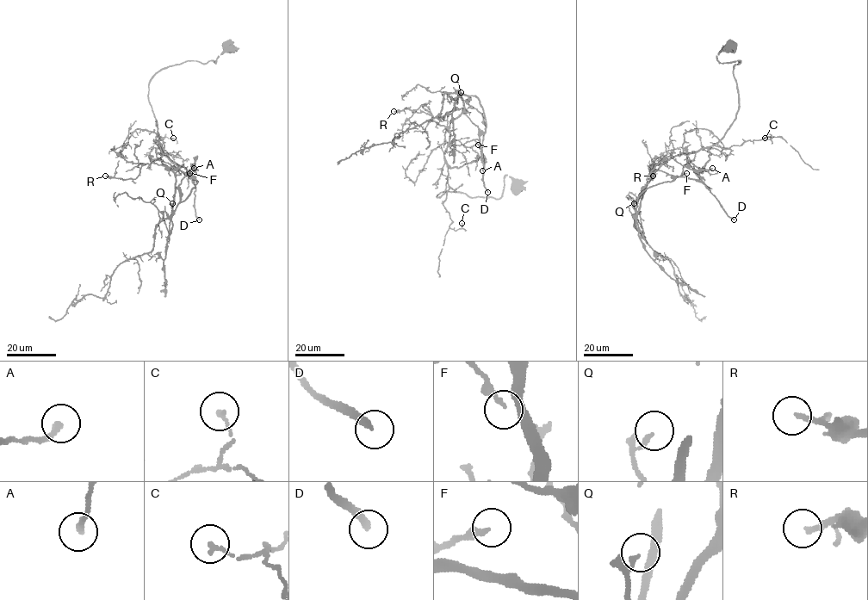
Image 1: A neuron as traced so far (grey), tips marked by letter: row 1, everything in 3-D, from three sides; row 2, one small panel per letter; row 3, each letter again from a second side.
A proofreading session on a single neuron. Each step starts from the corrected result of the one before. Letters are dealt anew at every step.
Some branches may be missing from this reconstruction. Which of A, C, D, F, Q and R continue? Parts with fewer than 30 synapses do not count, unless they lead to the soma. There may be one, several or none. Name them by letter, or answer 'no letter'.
D, R

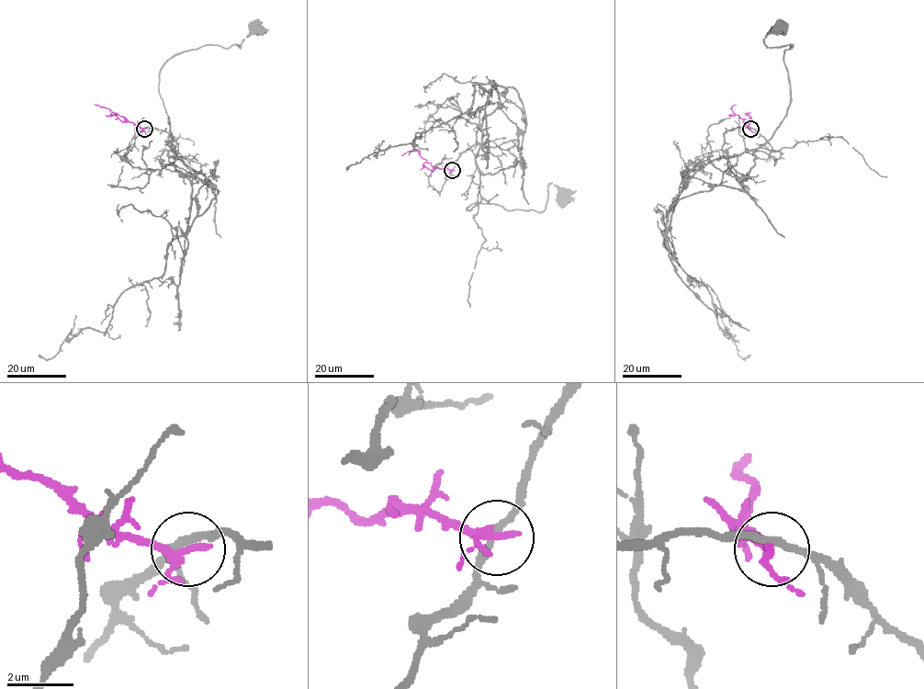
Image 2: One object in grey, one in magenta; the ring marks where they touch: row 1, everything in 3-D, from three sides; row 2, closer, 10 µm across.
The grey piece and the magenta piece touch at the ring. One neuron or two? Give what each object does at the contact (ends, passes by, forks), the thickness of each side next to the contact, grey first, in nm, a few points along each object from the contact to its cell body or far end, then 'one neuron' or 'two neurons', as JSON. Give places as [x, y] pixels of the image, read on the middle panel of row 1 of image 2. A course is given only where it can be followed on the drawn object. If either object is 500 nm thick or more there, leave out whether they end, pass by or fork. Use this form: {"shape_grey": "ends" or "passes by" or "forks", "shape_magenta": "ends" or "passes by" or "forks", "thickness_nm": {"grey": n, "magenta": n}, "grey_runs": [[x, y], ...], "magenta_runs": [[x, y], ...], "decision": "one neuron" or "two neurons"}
{"shape_grey": "passes by", "shape_magenta": "passes by", "thickness_nm": {"grey": 220, "magenta": 240}, "grey_runs": [[452, 170], [485, 141], [467, 209], [542, 211], [549, 184], [562, 199]], "magenta_runs": [[452, 170], [433, 167], [417, 151], [401, 155]], "decision": "two neurons"}

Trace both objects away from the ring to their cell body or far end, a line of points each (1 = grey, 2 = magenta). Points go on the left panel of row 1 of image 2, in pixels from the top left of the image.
1: (144, 128), (166, 131), (176, 153), (168, 154), (160, 68), (206, 45), (240, 48), (254, 28)
2: (144, 129), (130, 122), (122, 122), (109, 109), (94, 104)

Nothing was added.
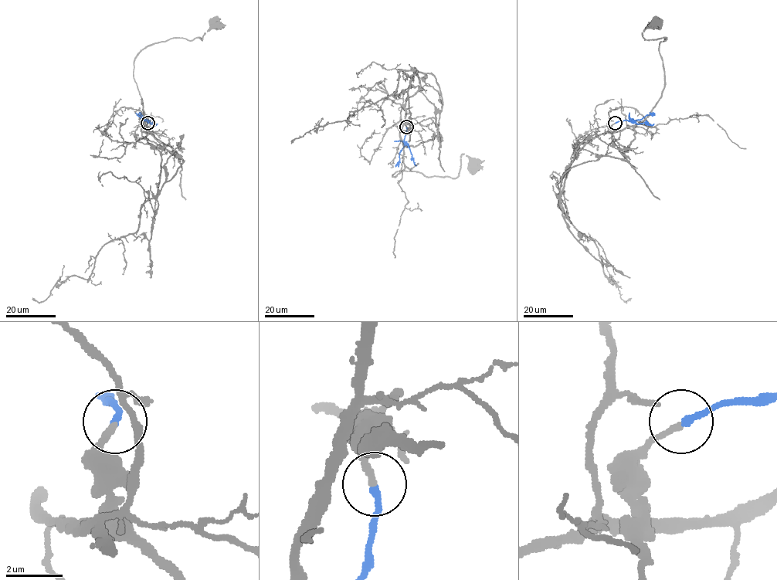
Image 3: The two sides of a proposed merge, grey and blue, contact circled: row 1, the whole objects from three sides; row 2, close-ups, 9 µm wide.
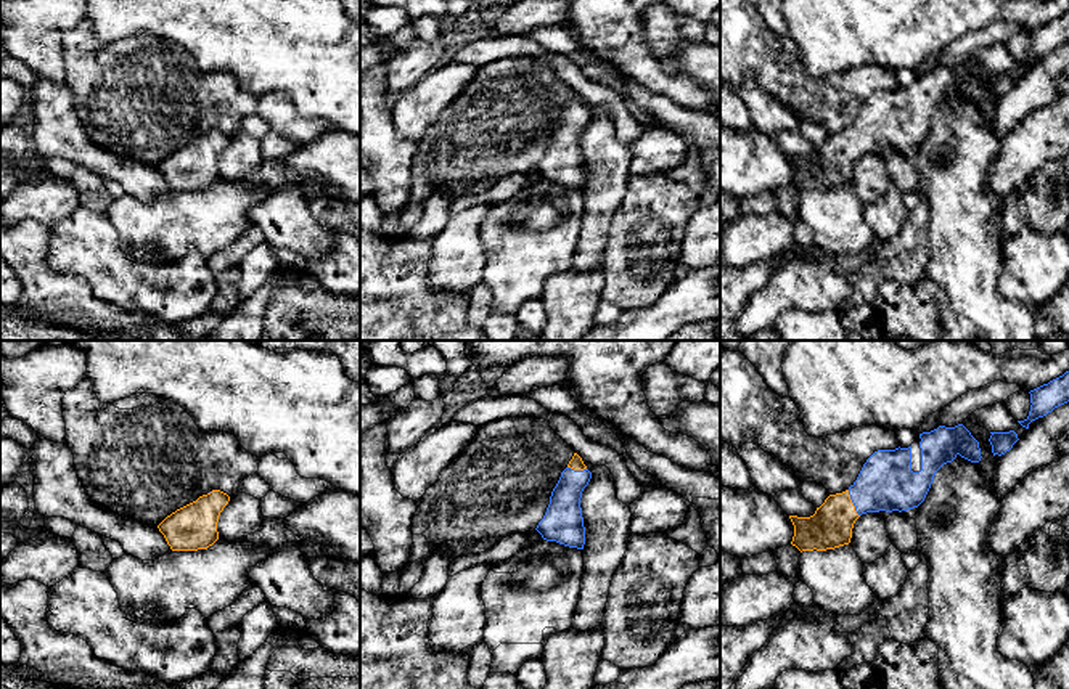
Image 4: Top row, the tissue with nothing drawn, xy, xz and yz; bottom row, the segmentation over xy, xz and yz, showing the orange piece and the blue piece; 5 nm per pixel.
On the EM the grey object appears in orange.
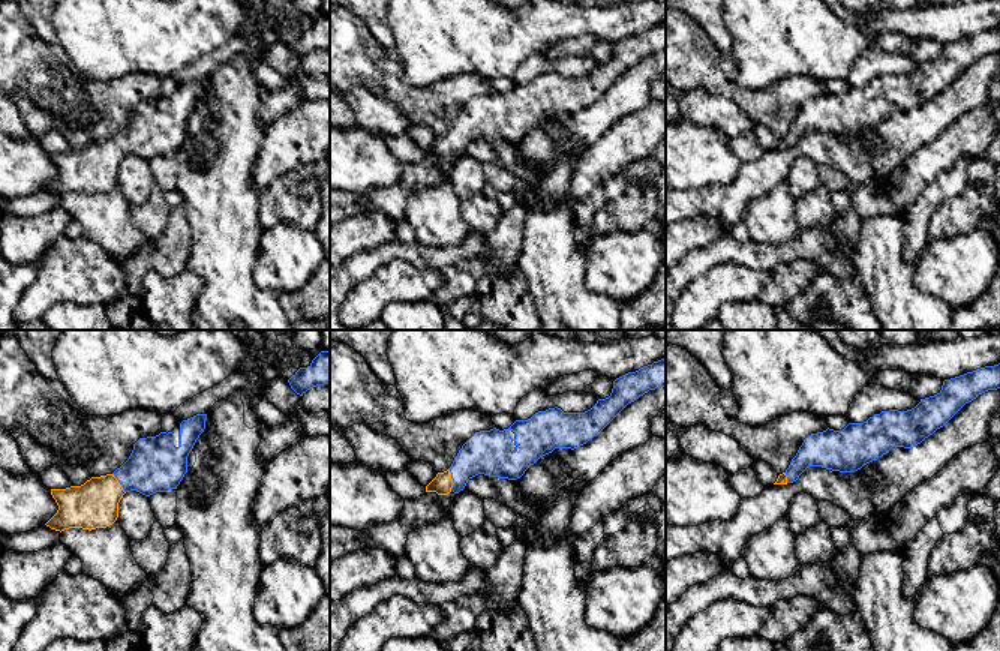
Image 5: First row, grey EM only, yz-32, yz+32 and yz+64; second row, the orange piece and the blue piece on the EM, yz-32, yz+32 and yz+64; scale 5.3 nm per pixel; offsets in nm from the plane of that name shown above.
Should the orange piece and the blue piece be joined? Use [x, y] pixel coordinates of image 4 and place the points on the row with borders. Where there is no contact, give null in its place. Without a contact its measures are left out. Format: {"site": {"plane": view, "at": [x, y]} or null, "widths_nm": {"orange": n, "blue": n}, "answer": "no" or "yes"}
{"site": {"plane": "yz", "at": [852, 503]}, "widths_nm": {"orange": 220, "blue": 280}, "answer": "yes"}

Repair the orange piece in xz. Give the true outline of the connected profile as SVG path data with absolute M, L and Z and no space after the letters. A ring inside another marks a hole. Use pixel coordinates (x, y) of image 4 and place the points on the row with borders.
M574 453L551 491L543 519L535 528L543 540L584 549L585 527L580 498L590 479L592 472L587 469L582 458Z

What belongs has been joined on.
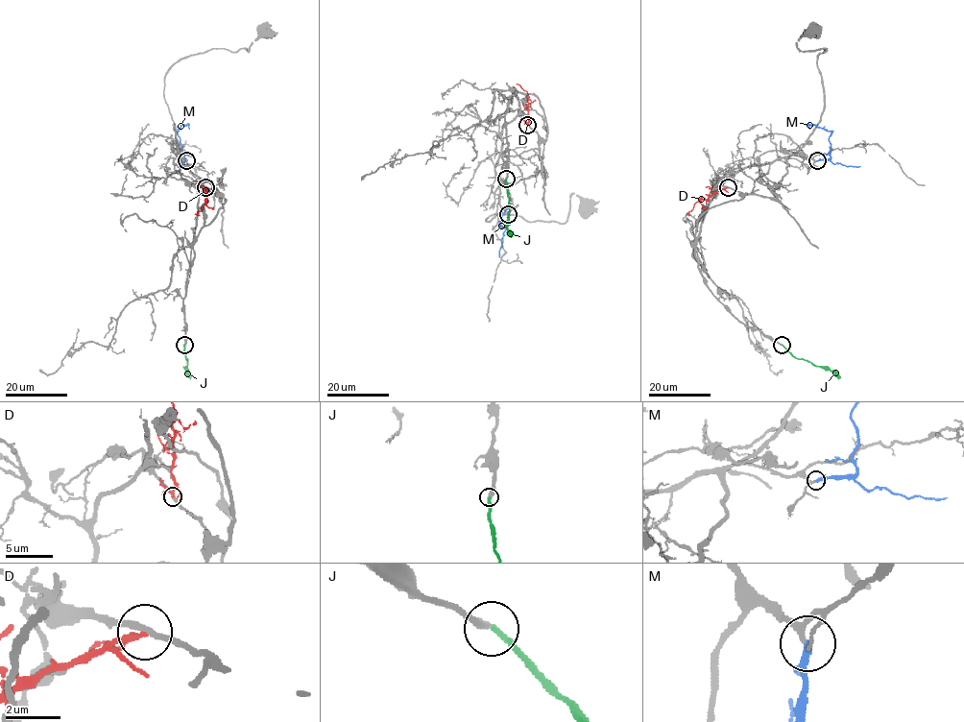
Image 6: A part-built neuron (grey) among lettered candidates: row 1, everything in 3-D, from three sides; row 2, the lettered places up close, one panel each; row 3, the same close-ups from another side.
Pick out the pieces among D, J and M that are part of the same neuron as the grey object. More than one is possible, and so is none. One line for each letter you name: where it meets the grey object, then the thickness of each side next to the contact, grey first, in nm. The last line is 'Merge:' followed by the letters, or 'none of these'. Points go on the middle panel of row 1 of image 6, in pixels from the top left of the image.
J: Touches grey at (506, 179). Thickness 320 nm (grey) against 220 nm
M: Touches grey at (508, 214). Thickness 140 nm (grey) against 170 nm
Merge: J, M

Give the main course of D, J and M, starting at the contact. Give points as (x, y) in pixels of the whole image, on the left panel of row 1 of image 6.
D: (205, 187), (205, 204), (197, 213), (200, 215)
J: (184, 345), (185, 371), (190, 379)
M: (186, 160), (178, 132), (182, 125), (189, 129)

